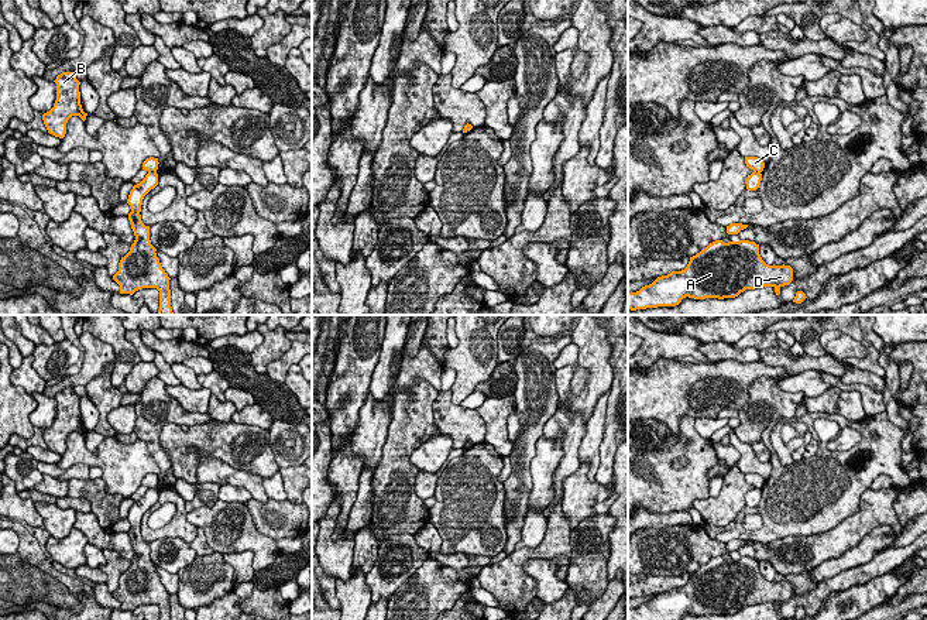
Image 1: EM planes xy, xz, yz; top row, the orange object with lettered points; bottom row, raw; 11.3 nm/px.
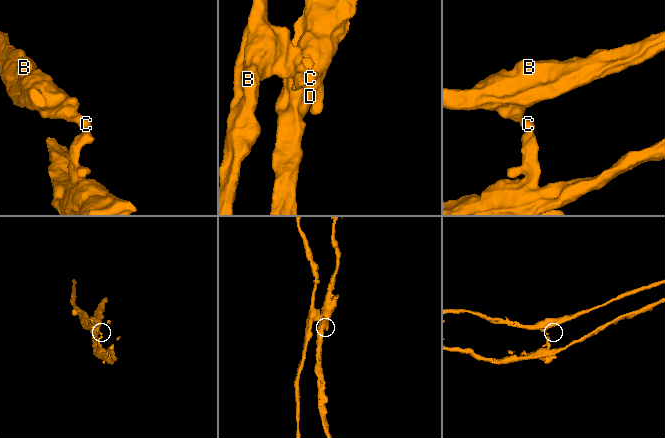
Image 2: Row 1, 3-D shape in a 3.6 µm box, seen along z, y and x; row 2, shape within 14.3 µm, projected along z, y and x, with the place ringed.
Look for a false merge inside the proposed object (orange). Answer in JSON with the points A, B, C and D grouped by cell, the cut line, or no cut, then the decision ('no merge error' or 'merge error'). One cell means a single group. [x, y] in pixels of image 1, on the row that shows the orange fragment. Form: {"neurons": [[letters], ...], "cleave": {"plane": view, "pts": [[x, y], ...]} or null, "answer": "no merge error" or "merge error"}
{"neurons": [["A", "D"], ["B", "C"]], "cleave": {"plane": "xy", "pts": [[148, 171], [155, 173]]}, "answer": "merge error"}

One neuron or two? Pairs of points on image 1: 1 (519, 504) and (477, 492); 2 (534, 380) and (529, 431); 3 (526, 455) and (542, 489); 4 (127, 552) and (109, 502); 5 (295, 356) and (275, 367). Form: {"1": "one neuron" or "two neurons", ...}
{"1": "two neurons", "2": "one neuron", "3": "two neurons", "4": "two neurons", "5": "one neuron"}

